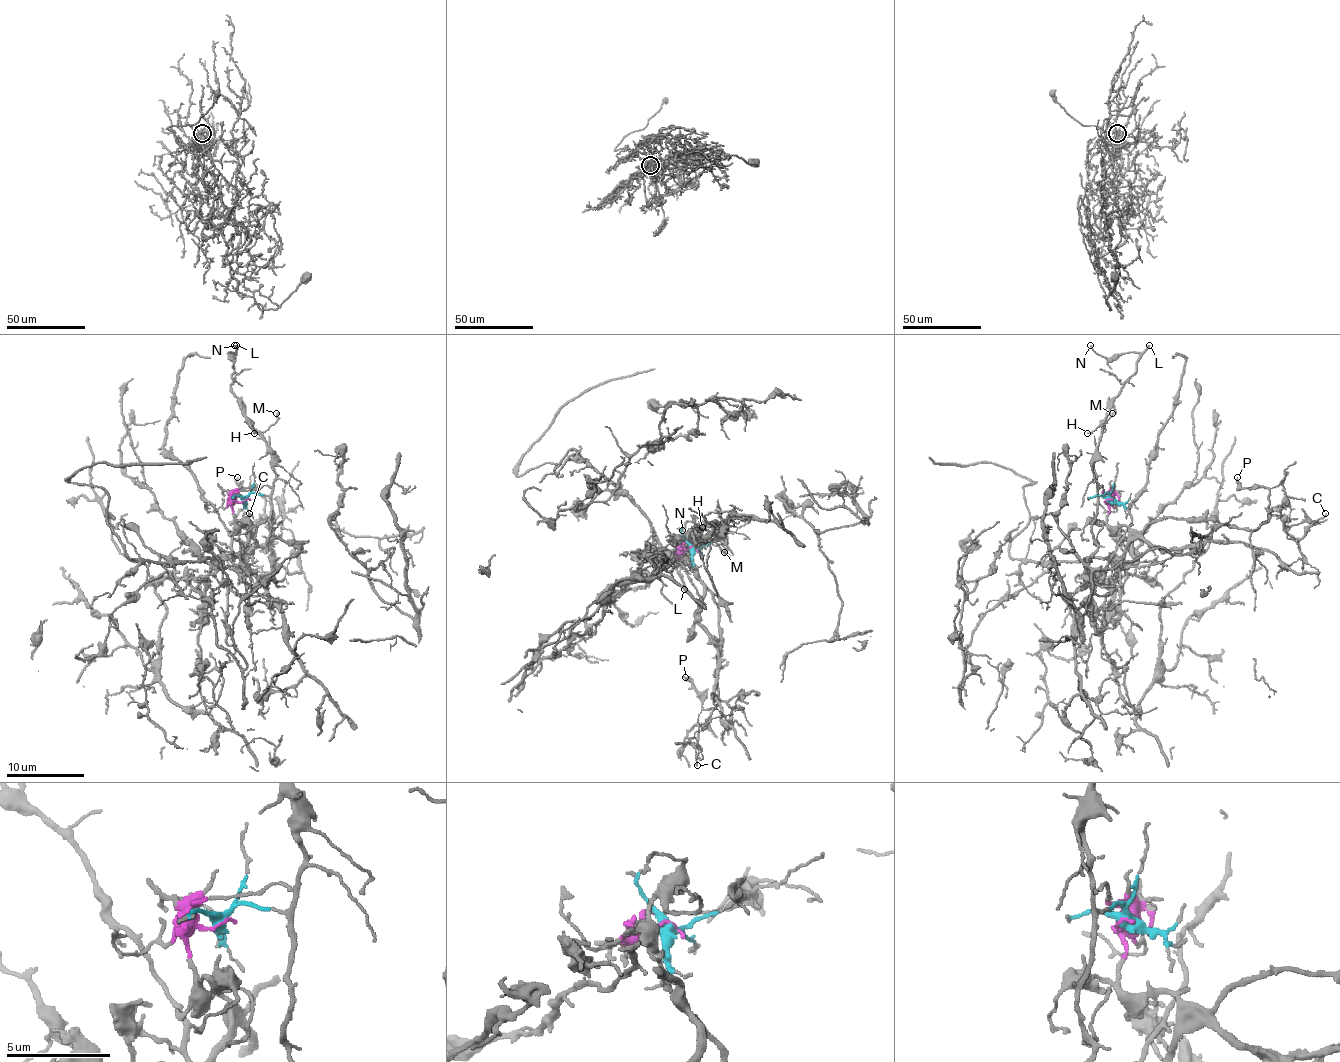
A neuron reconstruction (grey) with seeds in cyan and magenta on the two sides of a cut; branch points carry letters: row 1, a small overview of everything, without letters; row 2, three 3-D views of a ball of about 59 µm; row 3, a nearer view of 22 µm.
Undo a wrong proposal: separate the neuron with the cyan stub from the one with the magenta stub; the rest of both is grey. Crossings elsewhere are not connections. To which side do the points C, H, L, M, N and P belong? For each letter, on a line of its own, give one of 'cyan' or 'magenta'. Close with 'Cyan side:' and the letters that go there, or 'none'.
C: magenta
H: cyan
L: cyan
M: cyan
N: cyan
P: magenta
Cyan side: H, L, M, N

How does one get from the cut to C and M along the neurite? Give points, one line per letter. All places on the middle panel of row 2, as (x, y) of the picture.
C: (693, 546), (681, 550), (687, 550), (689, 566), (718, 608), (720, 657), (718, 704), (699, 725), (697, 766)
M: (693, 546), (700, 546), (724, 534), (710, 540), (726, 550), (724, 552)

